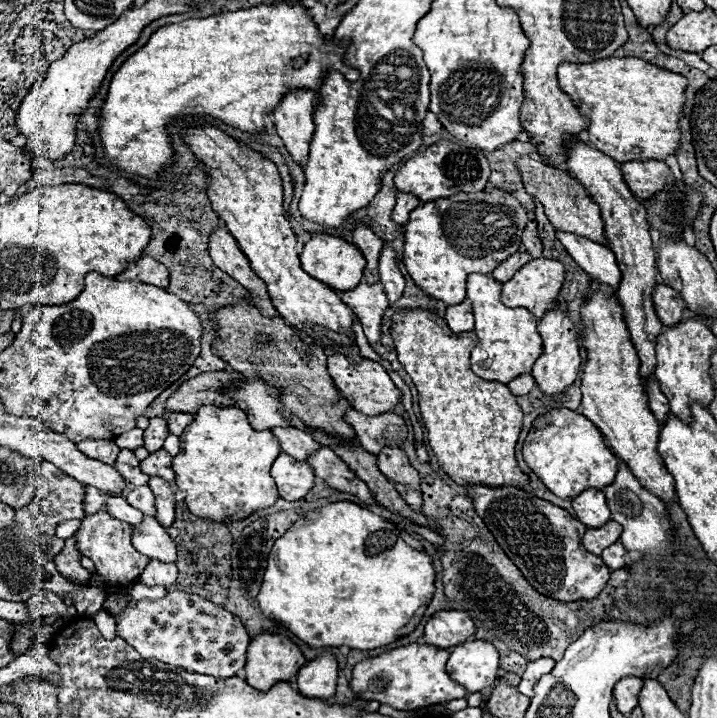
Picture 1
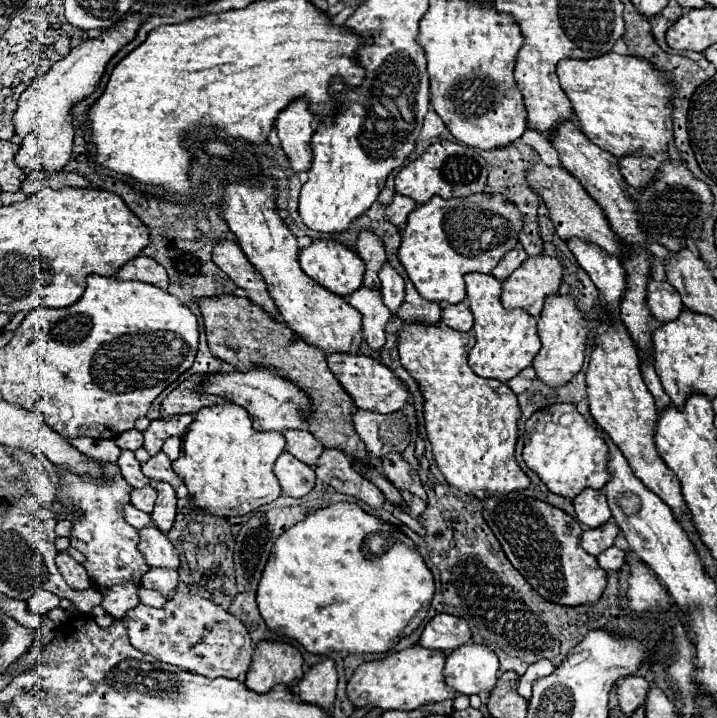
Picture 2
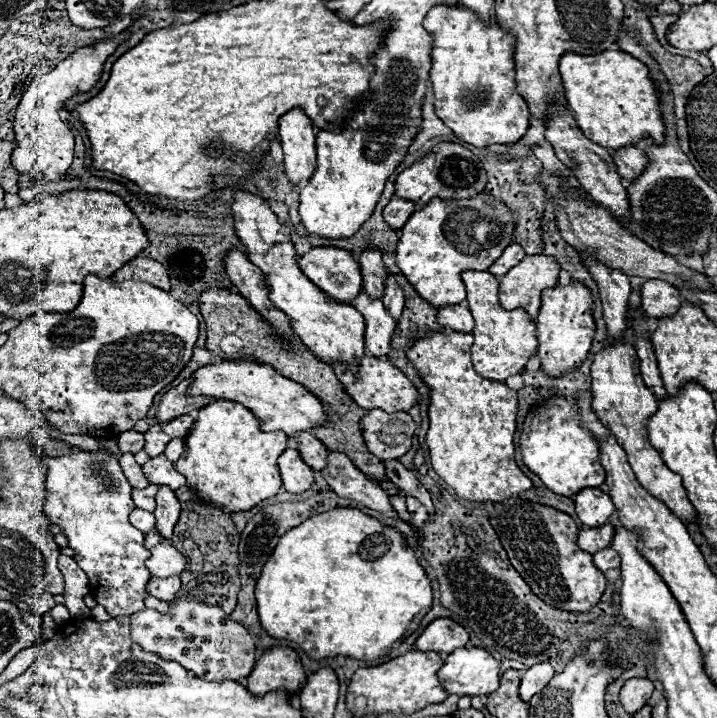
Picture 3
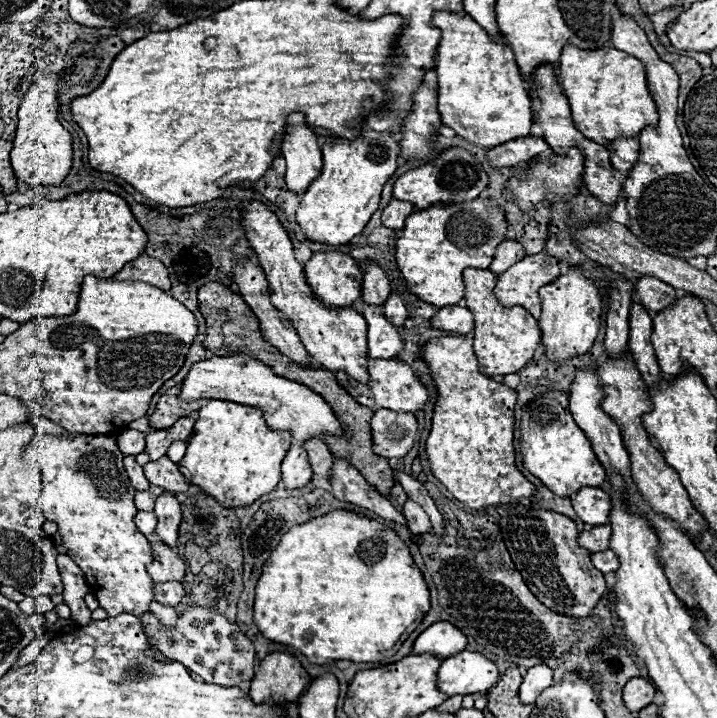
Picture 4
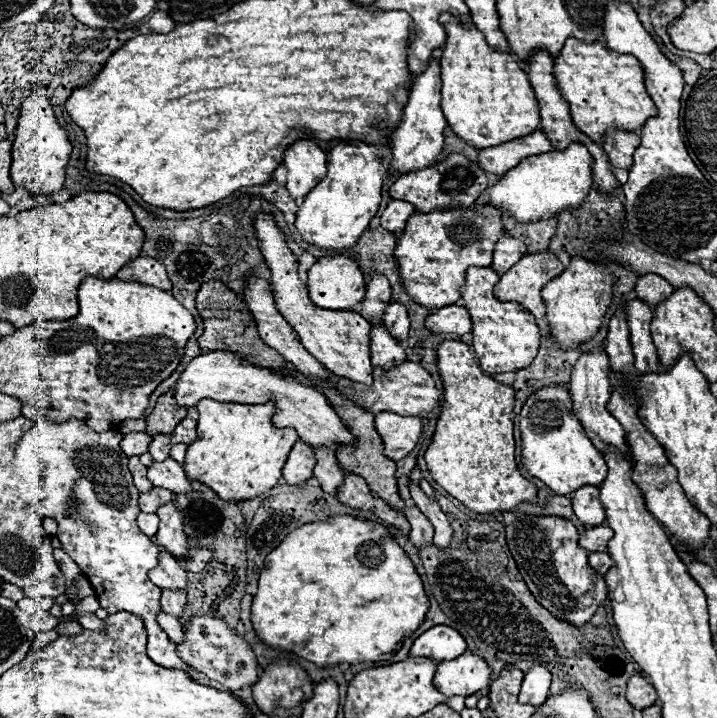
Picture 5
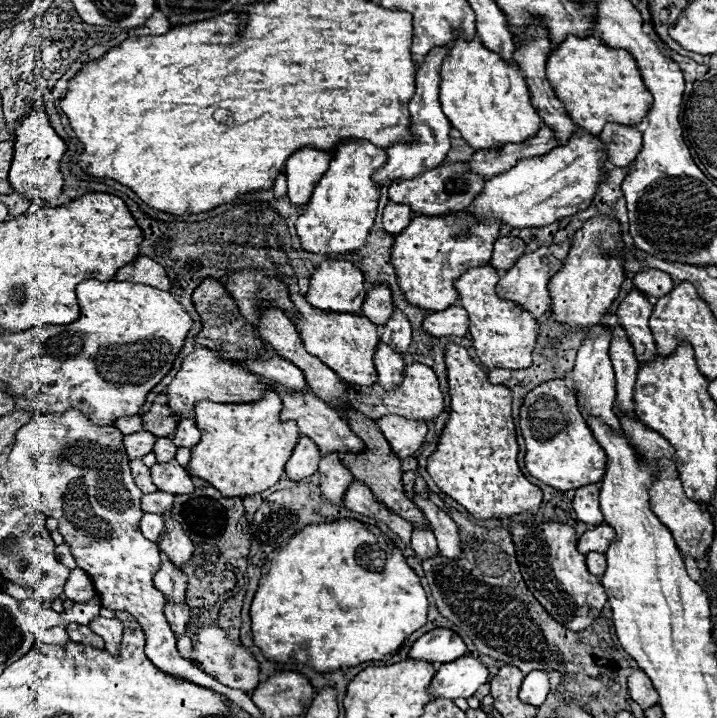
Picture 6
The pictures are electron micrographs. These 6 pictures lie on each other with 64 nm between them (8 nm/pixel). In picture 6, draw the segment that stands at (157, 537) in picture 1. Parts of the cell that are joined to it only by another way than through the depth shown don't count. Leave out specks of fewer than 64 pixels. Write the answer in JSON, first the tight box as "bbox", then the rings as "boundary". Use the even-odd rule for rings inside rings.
{"bbox":[154,558,188,602],"boundary":[[[164,558],[160,572],[156,572],[154,576],[154,586],[162,592],[162,596],[172,602],[184,602],[186,584],[188,578],[184,576],[184,572],[178,570],[168,558]]]}

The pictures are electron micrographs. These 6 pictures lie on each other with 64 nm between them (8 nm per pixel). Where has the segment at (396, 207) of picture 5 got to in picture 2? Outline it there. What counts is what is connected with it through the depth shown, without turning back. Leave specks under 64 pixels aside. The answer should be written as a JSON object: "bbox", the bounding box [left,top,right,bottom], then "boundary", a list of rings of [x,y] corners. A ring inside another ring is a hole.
{"bbox":[384,194,416,228],"boundary":[[[396,194],[394,200],[390,202],[390,206],[384,210],[384,214],[386,214],[388,222],[392,222],[396,228],[402,228],[402,226],[406,224],[408,214],[410,214],[414,208],[416,208],[416,202],[414,202],[412,198]]]}

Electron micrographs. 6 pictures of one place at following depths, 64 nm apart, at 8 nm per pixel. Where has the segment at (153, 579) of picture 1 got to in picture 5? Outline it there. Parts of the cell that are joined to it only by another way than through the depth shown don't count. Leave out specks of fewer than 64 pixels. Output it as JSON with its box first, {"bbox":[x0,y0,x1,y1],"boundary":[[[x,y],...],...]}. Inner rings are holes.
{"bbox":[160,590,186,620],"boundary":[[[162,590],[162,598],[160,598],[162,610],[166,614],[176,616],[178,620],[182,620],[184,610],[186,610],[186,592],[178,592],[178,590]]]}

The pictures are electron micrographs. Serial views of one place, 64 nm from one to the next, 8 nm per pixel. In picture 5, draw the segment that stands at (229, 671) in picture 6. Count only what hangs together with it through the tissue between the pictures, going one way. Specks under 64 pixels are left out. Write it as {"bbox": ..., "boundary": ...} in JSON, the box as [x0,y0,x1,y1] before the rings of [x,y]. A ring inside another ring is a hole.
{"bbox":[178,614,258,690],"boundary":[[[196,614],[188,620],[188,626],[184,626],[184,636],[186,642],[178,646],[178,656],[194,670],[206,674],[210,680],[220,682],[228,690],[240,690],[244,686],[252,686],[258,680],[258,662],[252,648],[220,618]]]}

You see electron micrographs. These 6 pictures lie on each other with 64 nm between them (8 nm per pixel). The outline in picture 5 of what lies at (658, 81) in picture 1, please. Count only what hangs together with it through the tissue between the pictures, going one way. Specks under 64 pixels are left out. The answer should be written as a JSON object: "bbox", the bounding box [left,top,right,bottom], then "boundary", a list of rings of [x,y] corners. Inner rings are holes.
{"bbox":[552,38,656,170],"boundary":[[[568,38],[564,48],[554,58],[552,76],[560,88],[560,94],[570,104],[570,116],[574,124],[590,136],[594,142],[600,142],[608,154],[608,160],[614,168],[628,170],[632,166],[634,150],[640,146],[640,136],[630,130],[638,130],[652,114],[656,114],[656,106],[644,88],[644,74],[640,62],[630,54],[620,54],[610,50],[604,42],[580,42]]]}

